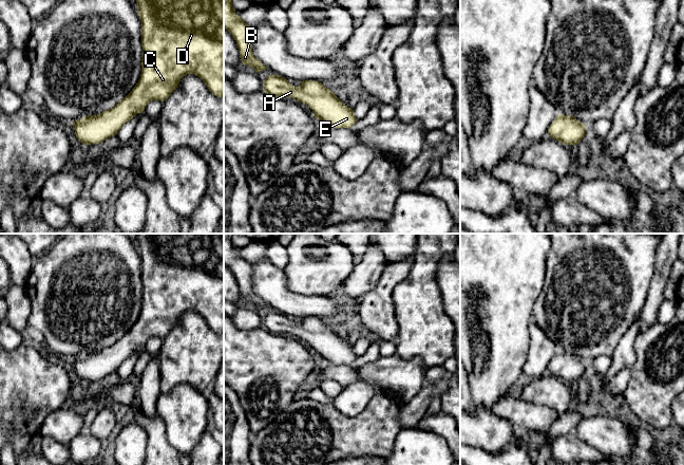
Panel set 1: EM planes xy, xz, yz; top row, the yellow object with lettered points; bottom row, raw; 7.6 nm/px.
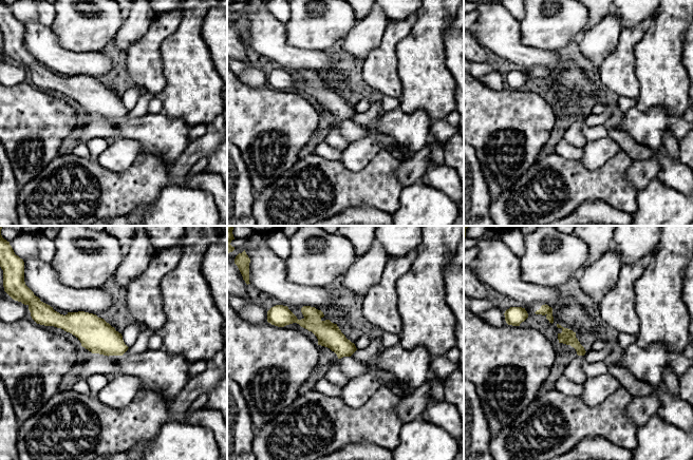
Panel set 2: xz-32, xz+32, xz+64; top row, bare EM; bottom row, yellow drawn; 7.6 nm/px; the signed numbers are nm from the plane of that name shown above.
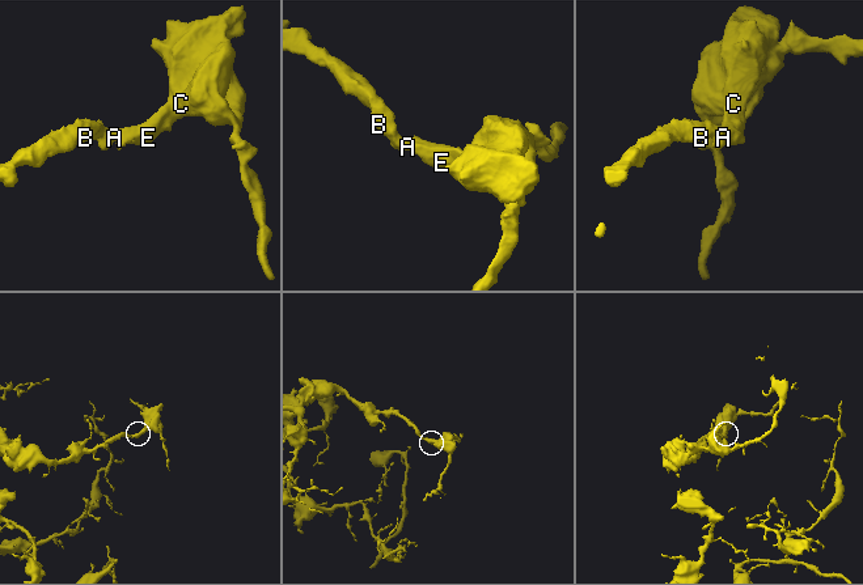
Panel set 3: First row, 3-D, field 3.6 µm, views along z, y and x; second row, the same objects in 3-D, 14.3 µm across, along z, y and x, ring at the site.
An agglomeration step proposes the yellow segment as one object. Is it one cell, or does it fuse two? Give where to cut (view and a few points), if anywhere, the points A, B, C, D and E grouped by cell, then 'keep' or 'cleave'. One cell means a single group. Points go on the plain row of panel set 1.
cut none; groups A B C D E; keep

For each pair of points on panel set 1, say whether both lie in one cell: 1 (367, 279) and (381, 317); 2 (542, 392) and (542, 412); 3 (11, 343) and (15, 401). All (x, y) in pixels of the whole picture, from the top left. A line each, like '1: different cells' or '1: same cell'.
1: different cells
2: different cells
3: different cells

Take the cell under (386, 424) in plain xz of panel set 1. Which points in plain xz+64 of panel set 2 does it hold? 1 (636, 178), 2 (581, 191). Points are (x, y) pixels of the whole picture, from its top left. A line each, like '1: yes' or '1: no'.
1: no
2: yes

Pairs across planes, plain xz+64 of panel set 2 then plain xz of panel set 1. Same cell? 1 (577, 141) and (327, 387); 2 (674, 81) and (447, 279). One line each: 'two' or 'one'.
1: one
2: two

